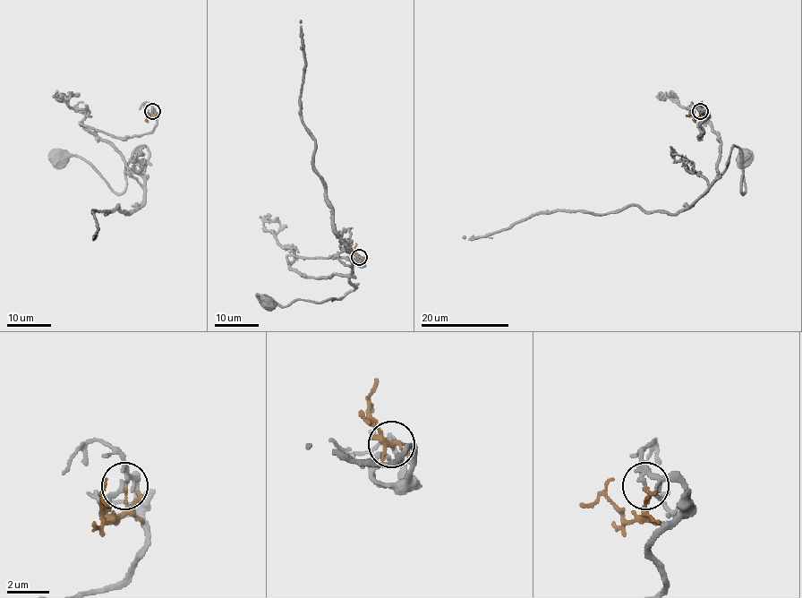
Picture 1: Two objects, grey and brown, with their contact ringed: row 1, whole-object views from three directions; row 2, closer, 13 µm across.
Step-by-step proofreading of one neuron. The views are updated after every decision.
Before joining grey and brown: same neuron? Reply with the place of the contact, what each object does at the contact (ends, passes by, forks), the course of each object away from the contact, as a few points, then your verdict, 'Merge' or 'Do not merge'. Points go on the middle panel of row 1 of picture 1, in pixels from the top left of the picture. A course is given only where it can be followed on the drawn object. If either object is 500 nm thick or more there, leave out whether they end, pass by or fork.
Place: (359, 257). At the ring grey passes by. At the ring brown ends. Course of grey: (360, 257), (362, 265), (363, 258), (287, 257), (306, 277), (337, 274), (355, 286), (320, 303), (268, 302). Course of brown: (360, 257), (354, 248), (356, 243). Do not merge

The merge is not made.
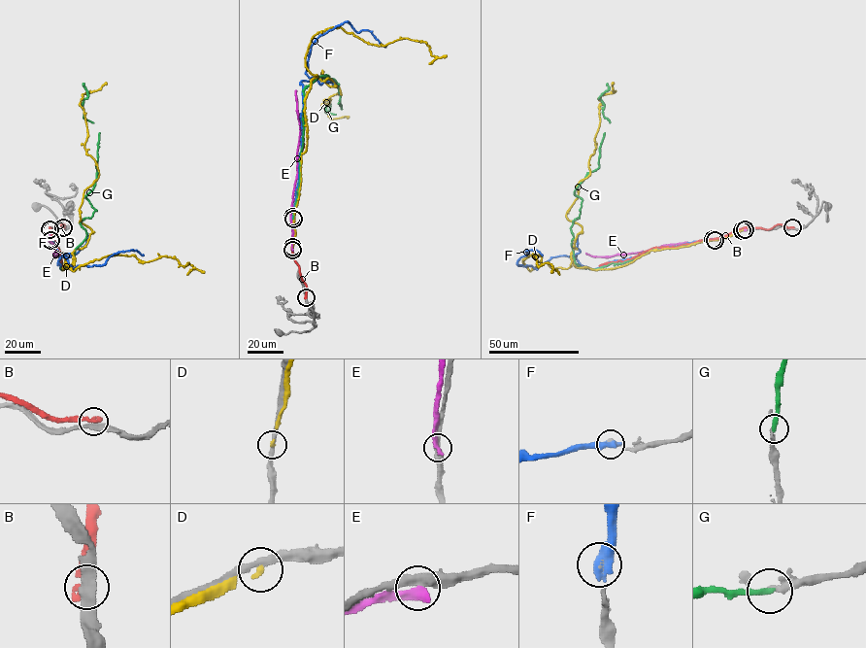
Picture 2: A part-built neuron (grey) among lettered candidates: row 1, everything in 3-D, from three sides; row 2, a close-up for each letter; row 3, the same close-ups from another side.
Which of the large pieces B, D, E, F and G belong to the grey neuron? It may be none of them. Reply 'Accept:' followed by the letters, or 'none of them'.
Accept: G

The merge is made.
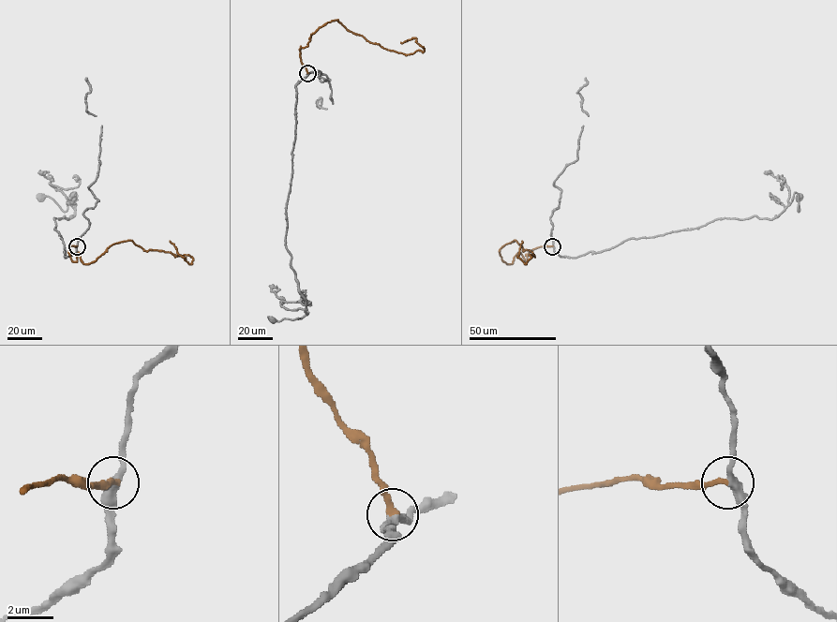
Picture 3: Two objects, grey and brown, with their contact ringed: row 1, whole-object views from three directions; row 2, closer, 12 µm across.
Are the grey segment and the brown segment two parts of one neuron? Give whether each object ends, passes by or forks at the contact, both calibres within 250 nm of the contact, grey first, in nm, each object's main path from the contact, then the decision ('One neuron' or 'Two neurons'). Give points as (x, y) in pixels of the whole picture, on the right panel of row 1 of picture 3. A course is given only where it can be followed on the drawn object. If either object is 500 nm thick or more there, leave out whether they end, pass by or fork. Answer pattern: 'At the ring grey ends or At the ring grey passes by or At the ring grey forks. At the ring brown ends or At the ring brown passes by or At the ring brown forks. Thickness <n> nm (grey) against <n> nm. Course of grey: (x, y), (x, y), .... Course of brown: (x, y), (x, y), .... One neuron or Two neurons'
At the ring grey passes by. At the ring brown ends. Thickness 360 nm (grey) against 280 nm. Course of grey: (552, 245), (560, 256), (576, 258), (718, 218), (771, 219), (795, 192), (799, 212), (799, 197). Course of brown: (552, 245), (504, 262), (500, 249), (515, 240), (534, 256), (525, 264), (517, 258), (522, 241). One neuron

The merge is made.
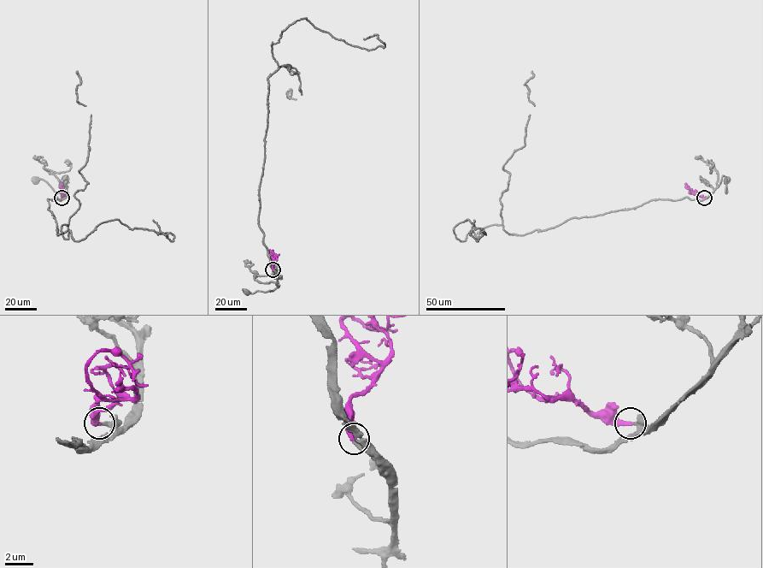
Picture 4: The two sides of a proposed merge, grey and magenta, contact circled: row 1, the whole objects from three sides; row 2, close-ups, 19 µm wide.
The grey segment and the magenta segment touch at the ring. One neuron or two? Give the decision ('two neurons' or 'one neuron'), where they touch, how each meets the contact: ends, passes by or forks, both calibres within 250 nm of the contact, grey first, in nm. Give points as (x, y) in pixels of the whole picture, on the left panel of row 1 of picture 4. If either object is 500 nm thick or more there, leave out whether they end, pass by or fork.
one neuron | (61, 198) | grey ends | magenta ends | 300/360 nm

